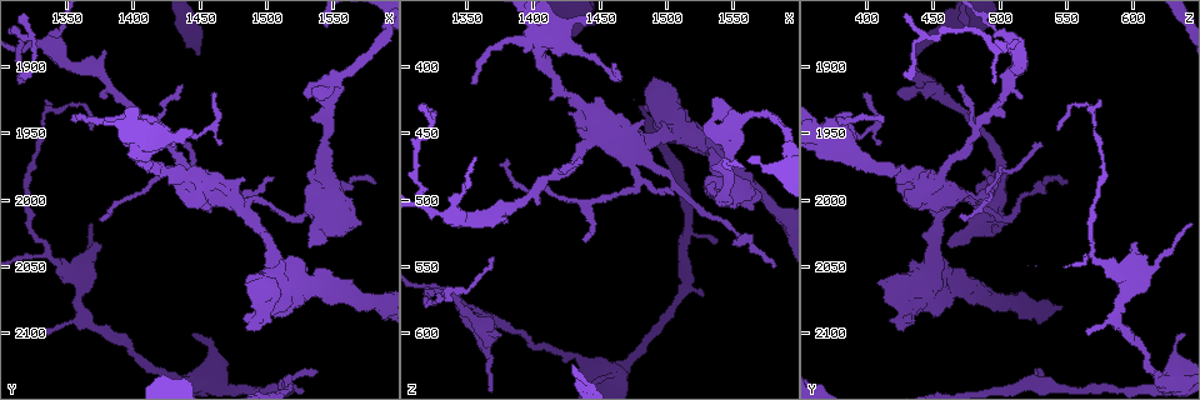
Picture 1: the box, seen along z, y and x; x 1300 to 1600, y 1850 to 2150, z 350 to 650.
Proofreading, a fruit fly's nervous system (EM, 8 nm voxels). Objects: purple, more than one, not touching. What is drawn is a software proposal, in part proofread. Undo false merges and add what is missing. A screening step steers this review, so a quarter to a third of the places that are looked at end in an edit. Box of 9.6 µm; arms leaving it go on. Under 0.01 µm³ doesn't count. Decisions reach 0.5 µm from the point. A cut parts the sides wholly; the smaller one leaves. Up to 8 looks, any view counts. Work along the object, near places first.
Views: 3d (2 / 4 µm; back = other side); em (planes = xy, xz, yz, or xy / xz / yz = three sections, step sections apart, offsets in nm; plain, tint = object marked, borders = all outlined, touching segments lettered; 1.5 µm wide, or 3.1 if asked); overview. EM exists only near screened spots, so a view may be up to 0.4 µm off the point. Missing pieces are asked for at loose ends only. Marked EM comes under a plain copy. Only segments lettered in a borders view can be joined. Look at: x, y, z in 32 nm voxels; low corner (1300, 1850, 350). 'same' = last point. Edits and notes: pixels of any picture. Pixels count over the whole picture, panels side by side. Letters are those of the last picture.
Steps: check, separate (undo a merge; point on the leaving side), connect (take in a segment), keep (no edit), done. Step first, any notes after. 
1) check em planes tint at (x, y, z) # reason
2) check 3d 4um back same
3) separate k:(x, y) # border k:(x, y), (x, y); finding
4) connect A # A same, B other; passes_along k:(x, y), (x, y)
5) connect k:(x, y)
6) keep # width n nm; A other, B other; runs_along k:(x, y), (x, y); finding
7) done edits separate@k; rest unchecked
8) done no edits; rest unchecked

check em xz step 8 tint at (1580, 1986, 552) # free end

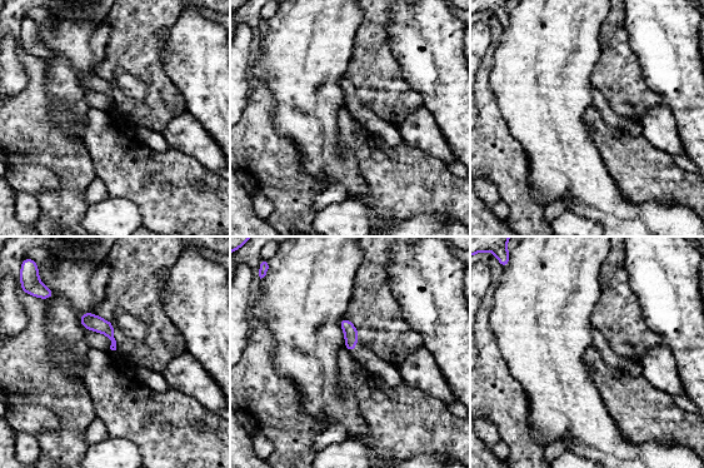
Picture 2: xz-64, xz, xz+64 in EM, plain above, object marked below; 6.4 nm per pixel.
check em planes borders same

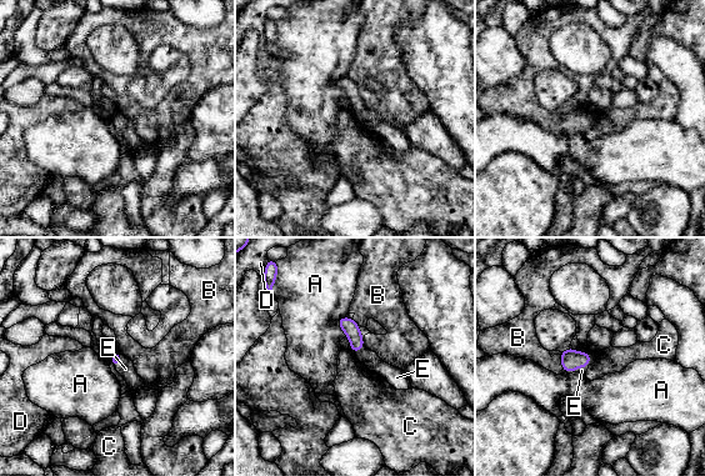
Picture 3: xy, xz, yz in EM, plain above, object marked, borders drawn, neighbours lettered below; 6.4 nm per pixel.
connect E # A other, B other, C other, D other, E same; passes_along 3:(115, 360), (119, 361), (125, 369); the neuron continues

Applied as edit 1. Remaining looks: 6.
check overview

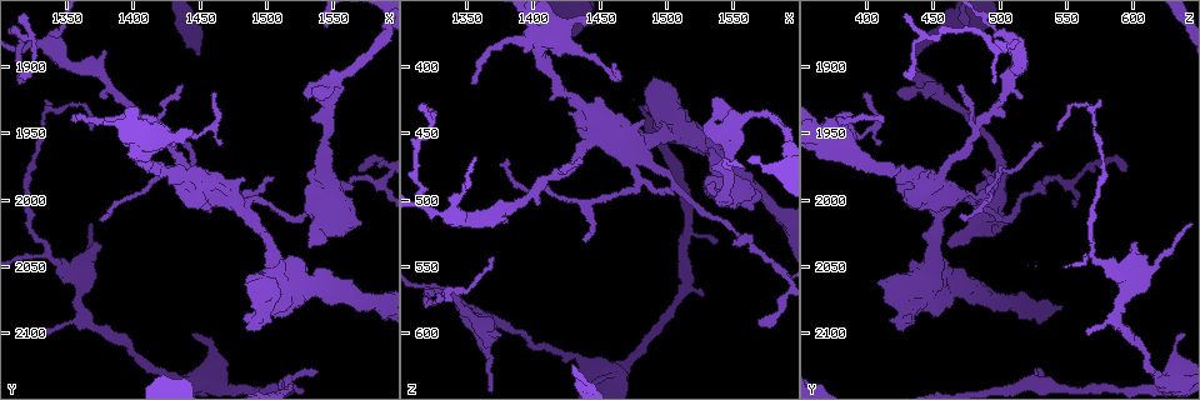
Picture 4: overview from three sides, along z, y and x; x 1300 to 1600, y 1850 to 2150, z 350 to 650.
check 3d 2um at (1536, 1978, 486) # branch stops here

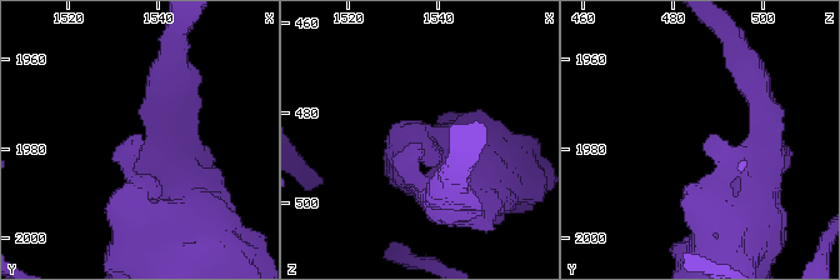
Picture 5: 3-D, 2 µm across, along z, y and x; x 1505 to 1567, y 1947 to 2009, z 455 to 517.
check em planes borders at (1536, 1978, 488)

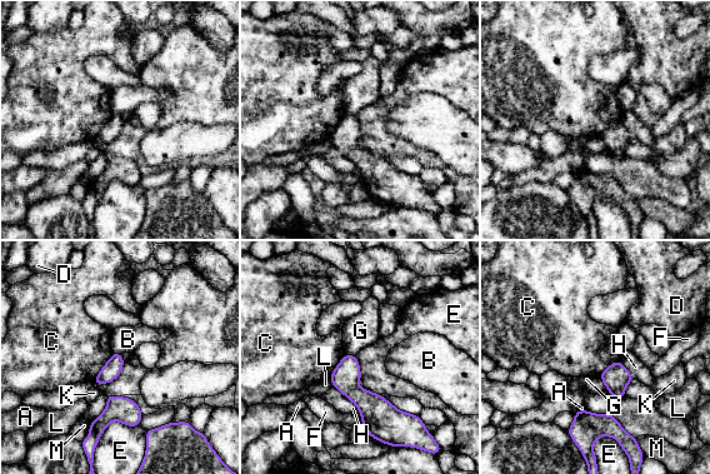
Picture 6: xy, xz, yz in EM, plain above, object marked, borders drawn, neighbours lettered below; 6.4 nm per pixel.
keep # A other, B other, C other, D other, E other, F other, G other, H other, K other, L other, M other; border 6:(138, 425), (113, 420), (96, 444); no lettered segment goes on from it

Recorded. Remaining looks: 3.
check em xy step 4 tint at (1548, 1930, 468) # three arms meet

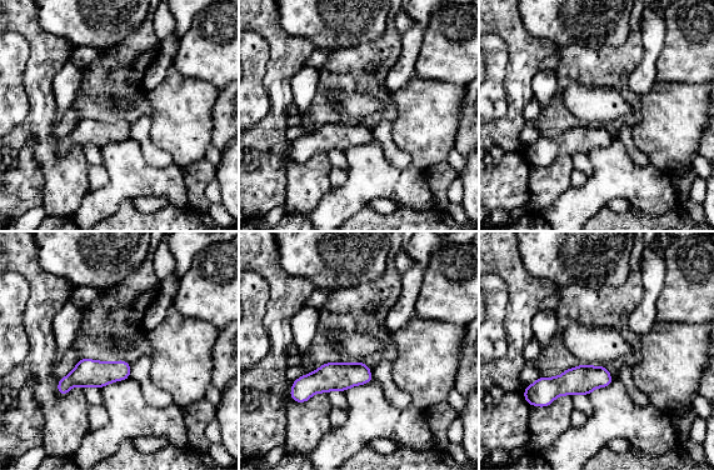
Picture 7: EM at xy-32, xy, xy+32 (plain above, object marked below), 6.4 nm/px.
check em planes borders same

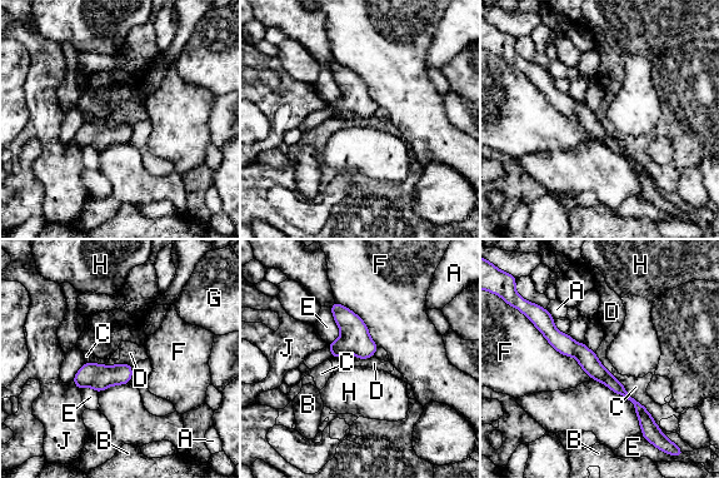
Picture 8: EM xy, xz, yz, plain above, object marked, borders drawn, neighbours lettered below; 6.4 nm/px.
keep # A other, B other, C other, D other, E other, F other, G other, H other, J other; one neuron here

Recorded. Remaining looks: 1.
done edits connect@3; rest unchecked

